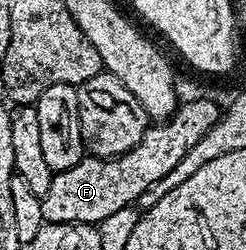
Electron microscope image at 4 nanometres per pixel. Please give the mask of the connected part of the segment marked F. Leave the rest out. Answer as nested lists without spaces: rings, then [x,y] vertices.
[[[190,99],[179,102],[174,108],[174,114],[168,119],[155,122],[147,126],[142,139],[128,153],[119,155],[117,159],[99,159],[97,157],[84,157],[75,167],[67,171],[57,172],[48,185],[48,193],[41,196],[42,200],[42,218],[48,223],[93,223],[101,225],[105,219],[112,217],[116,209],[137,204],[141,200],[142,194],[148,190],[164,173],[176,169],[176,165],[208,133],[208,129],[216,122],[220,114],[220,107],[217,107],[210,99]]]

